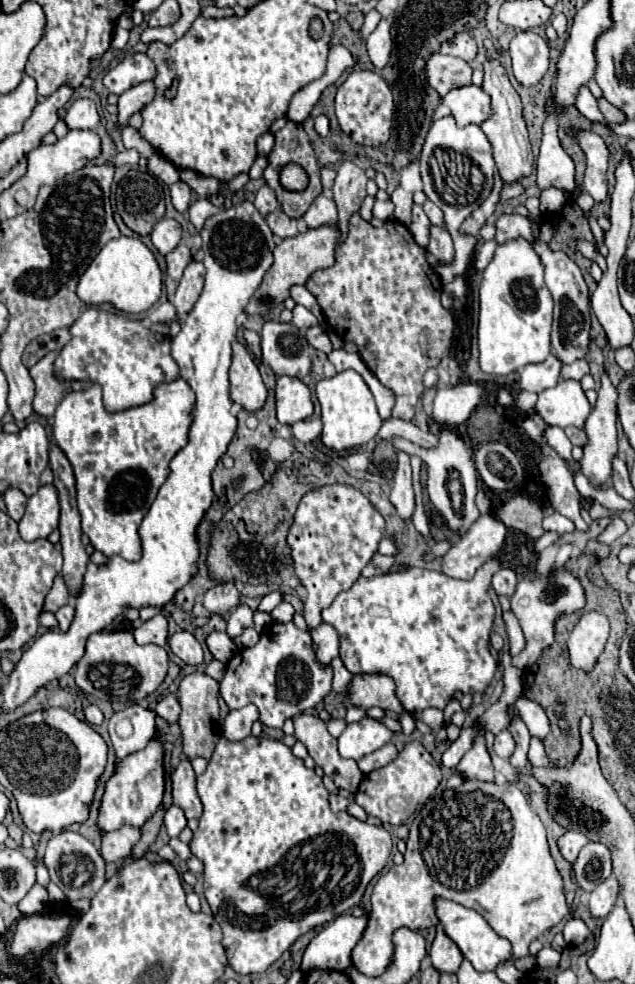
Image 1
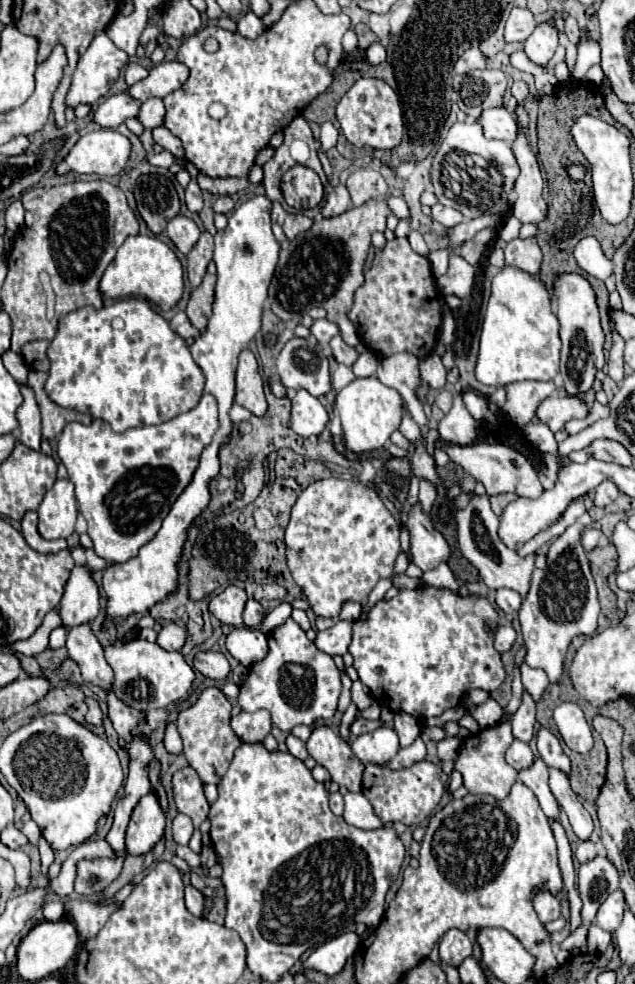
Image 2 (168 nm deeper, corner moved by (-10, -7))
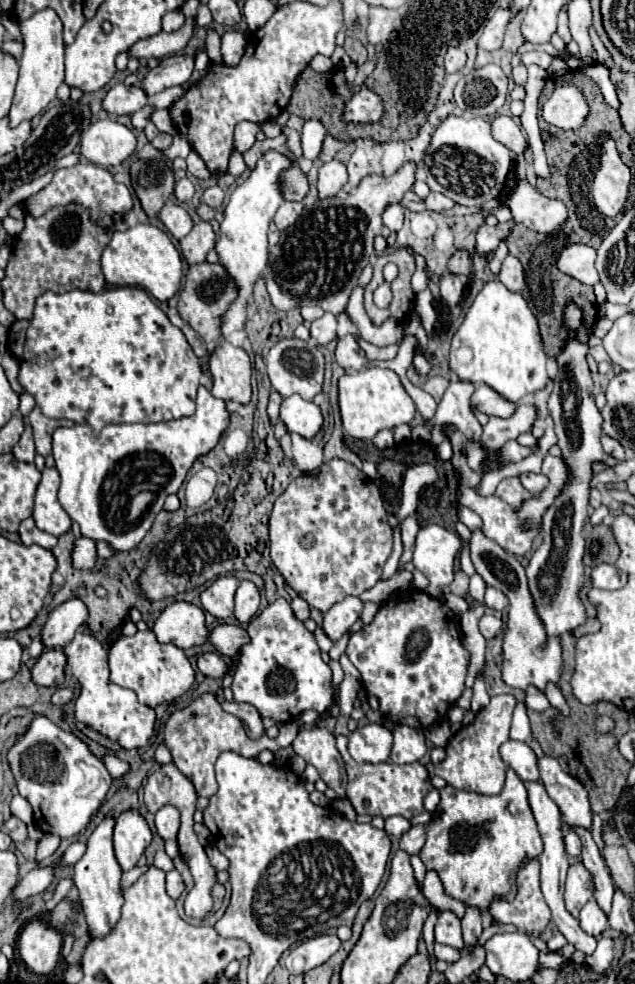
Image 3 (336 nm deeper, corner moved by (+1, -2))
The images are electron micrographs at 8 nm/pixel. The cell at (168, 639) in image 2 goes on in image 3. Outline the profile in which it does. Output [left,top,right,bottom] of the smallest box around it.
[154,602,208,650]

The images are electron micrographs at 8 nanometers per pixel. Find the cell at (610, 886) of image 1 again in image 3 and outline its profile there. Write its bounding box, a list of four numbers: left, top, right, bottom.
[580,900,606,936]

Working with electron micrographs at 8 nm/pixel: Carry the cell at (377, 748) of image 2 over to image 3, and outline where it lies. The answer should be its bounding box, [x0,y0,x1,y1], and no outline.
[350,724,392,764]

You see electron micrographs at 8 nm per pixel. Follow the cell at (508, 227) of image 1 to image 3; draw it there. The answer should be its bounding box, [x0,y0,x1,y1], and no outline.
[498,254,526,292]

